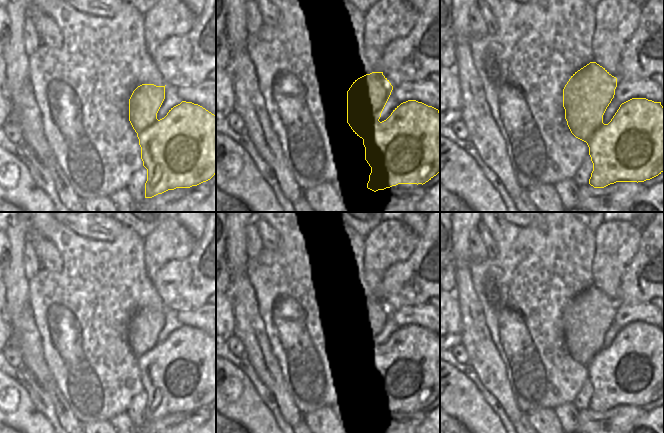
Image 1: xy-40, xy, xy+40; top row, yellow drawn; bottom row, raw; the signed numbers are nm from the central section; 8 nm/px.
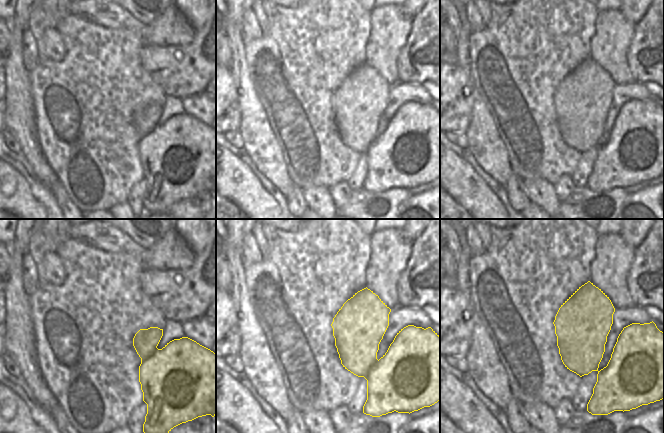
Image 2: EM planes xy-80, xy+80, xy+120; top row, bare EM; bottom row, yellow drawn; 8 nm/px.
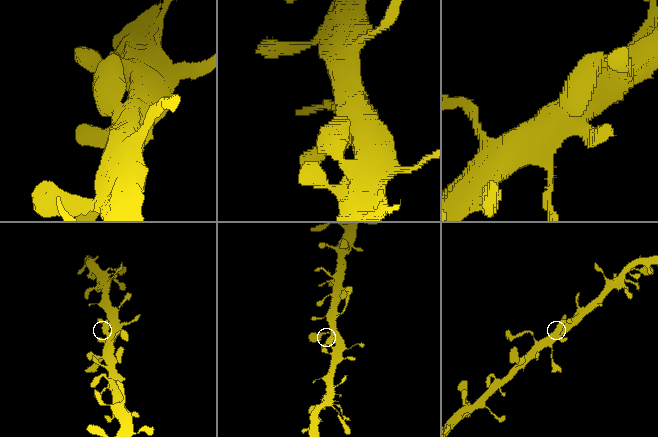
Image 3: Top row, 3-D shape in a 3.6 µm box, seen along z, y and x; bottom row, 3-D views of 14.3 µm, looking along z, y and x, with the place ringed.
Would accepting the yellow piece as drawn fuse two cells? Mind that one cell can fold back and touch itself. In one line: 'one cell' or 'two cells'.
one cell

